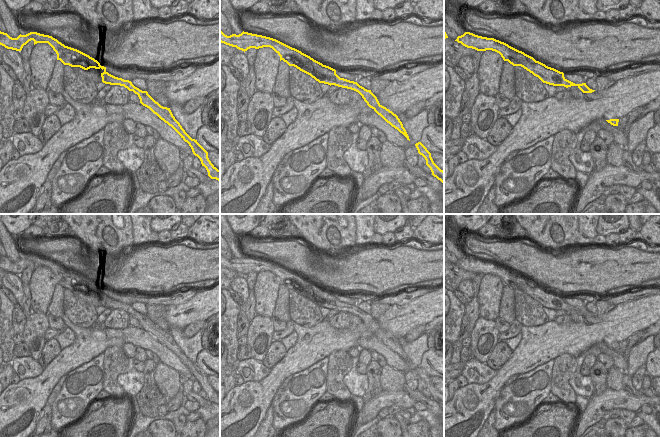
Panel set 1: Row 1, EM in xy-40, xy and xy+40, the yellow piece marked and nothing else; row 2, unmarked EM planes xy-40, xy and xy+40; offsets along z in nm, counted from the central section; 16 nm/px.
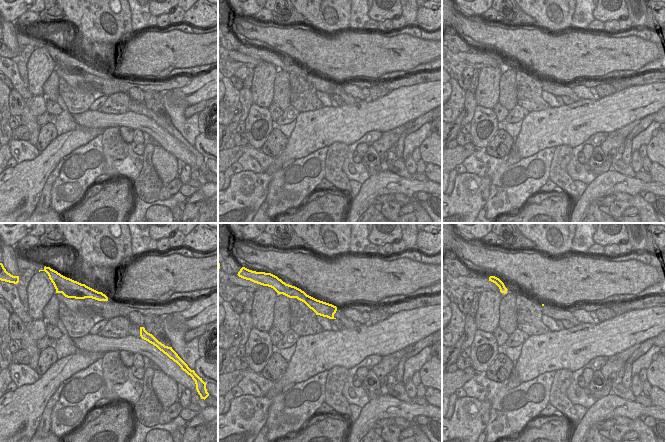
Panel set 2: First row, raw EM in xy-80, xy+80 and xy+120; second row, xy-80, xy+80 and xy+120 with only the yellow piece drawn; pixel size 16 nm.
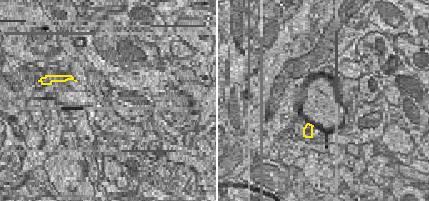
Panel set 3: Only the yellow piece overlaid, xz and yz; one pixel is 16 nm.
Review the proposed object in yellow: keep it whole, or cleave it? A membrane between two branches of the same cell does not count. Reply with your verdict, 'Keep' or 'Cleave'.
Keep.

